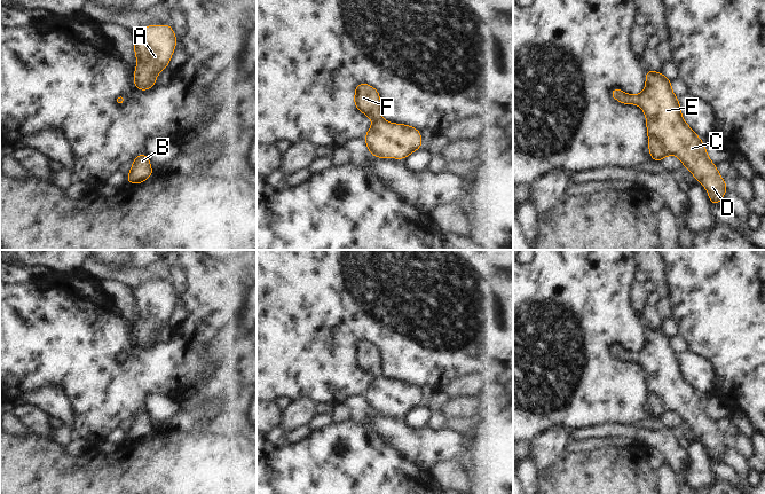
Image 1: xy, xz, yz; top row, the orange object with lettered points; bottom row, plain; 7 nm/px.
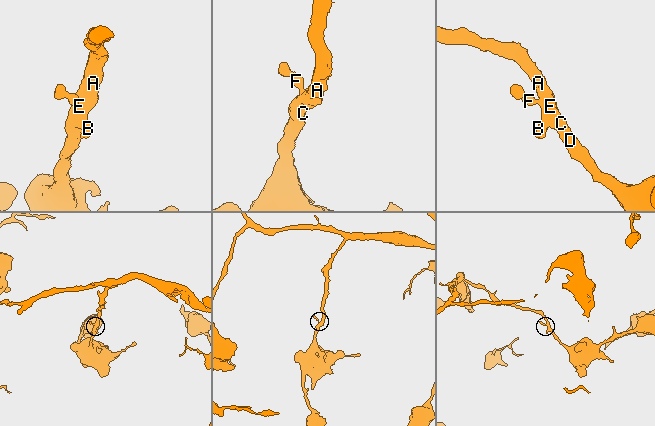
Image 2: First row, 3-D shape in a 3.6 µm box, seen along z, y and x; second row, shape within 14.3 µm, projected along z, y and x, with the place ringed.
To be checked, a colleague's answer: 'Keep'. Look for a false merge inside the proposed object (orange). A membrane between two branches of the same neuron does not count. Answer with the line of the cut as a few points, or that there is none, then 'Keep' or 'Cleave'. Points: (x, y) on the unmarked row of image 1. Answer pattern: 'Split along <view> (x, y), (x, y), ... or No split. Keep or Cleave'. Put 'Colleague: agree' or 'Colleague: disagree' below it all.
No split. Keep
Colleague: agree

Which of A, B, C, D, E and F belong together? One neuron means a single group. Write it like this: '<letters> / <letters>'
A B C D E F

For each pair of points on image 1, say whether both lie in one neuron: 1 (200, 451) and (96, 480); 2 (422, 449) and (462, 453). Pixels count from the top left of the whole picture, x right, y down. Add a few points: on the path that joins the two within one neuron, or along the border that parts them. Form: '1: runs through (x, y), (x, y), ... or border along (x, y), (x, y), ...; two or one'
1: runs through (174, 477), (171, 480), (123, 480); one
2: runs through (432, 449), (451, 449); one

